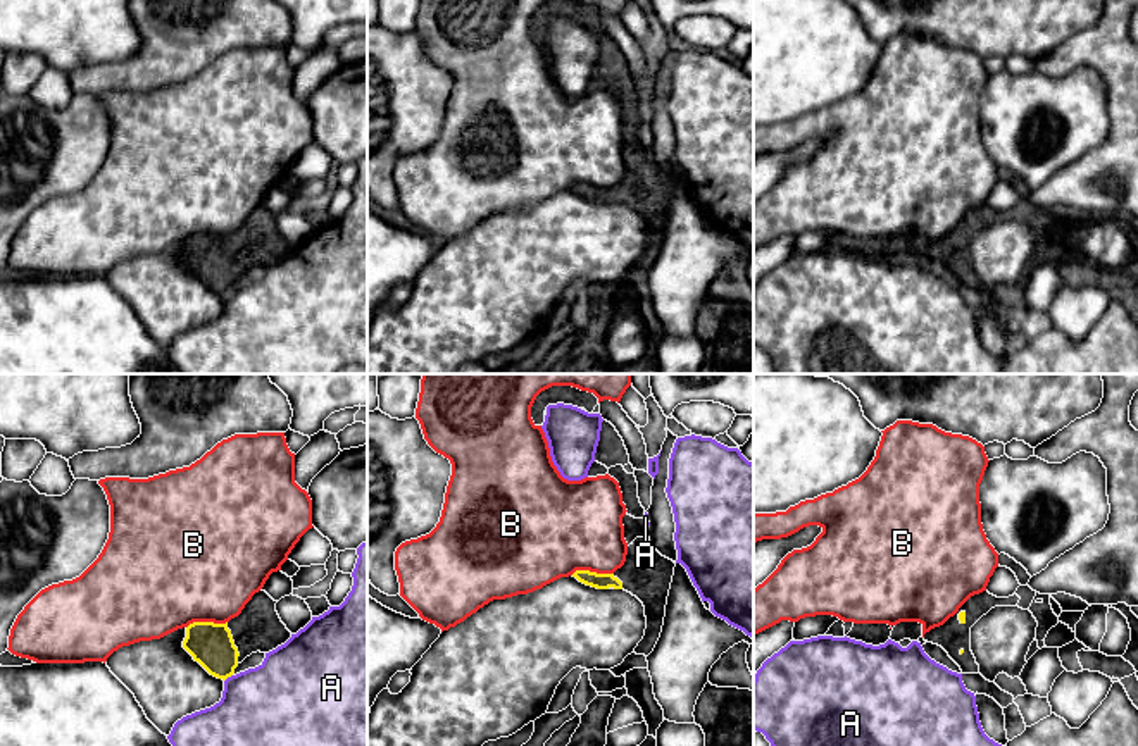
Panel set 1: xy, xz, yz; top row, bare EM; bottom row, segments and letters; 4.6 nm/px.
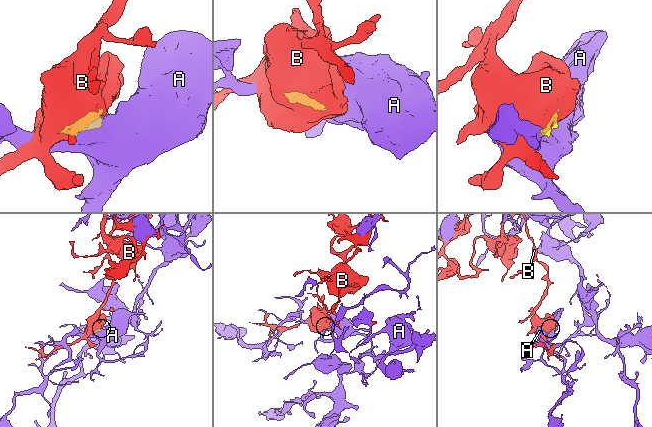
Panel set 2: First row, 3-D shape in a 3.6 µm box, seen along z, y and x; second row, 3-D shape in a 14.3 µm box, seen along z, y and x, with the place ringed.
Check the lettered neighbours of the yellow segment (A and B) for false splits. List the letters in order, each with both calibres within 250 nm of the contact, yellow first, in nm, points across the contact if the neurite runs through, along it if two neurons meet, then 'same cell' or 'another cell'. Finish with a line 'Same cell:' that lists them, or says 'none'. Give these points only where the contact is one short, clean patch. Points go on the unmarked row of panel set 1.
A: 200/440 nm | along xy (231, 288), (225, 295) | another cell
B: 80/420 nm | another cell
Same cell: none

